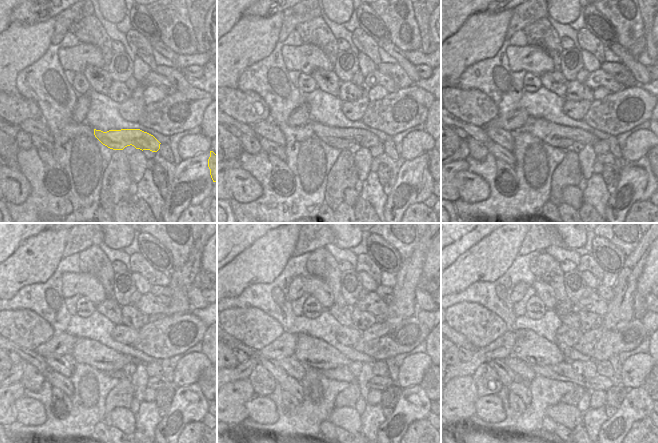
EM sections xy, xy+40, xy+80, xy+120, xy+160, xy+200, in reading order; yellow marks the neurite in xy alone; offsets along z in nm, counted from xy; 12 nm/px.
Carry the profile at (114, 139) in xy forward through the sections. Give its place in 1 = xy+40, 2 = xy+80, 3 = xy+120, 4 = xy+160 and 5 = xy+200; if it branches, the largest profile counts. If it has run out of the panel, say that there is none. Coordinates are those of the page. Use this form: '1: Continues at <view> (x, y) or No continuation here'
1: Continues at xy+40 (339, 138)
2: Continues at xy+80 (559, 136)
3: Continues at xy+120 (86, 351)
4: Continues at xy+160 (312, 352)
5: Continues at xy+200 (529, 347).

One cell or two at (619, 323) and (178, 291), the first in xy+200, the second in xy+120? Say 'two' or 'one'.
one

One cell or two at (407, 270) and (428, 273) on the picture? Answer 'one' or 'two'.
two

